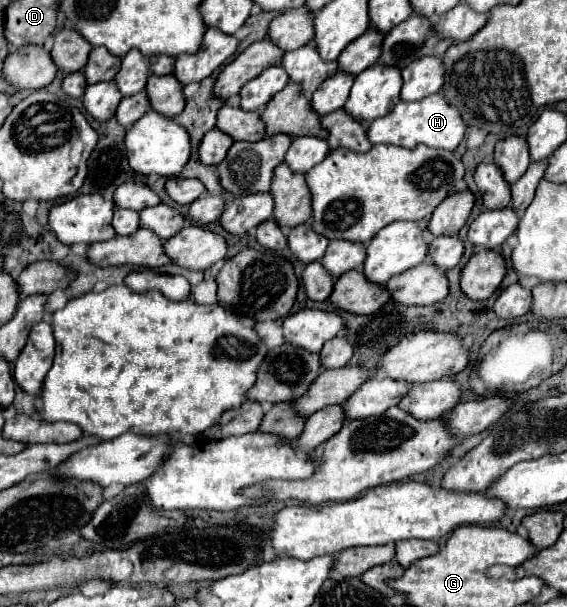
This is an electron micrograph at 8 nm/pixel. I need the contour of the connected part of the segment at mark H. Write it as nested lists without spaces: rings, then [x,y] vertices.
[[[441,93],[429,95],[421,101],[399,101],[393,111],[389,111],[385,117],[375,119],[369,129],[369,141],[371,143],[391,143],[391,145],[399,145],[399,147],[415,147],[419,143],[425,143],[429,147],[439,147],[439,149],[447,149],[447,151],[455,151],[457,145],[461,143],[461,139],[465,137],[465,121],[461,117],[461,113],[457,111],[457,107],[453,107]]]

